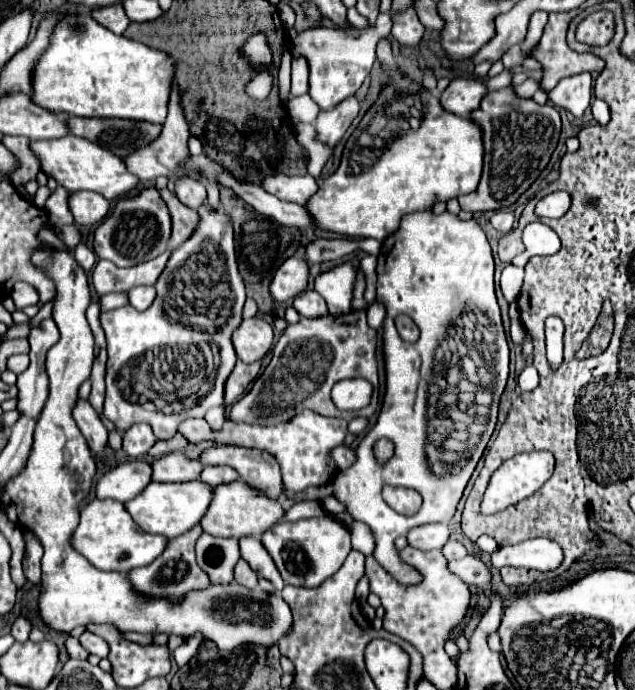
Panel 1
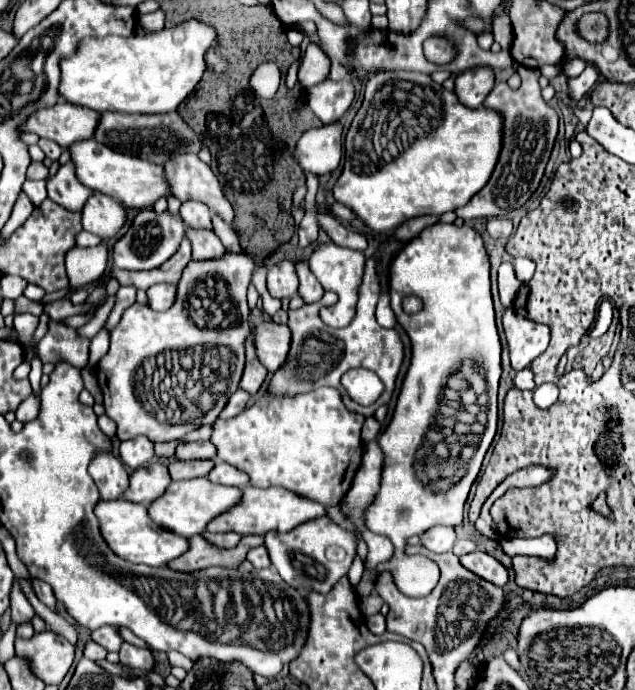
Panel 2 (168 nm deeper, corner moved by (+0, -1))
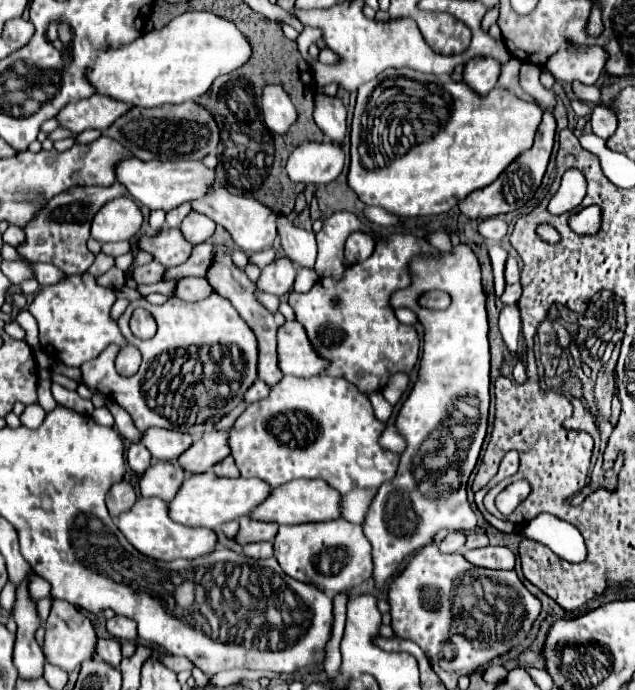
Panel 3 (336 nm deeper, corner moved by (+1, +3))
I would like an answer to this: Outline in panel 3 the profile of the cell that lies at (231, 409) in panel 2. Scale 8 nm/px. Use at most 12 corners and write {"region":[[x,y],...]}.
{"region":[[256,380],[246,390],[244,402],[252,404],[268,396],[268,384]]}

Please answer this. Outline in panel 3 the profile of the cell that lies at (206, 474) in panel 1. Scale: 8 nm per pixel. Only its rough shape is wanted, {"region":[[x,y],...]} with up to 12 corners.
{"region":[[232,456],[218,462],[212,470],[216,476],[238,478]]}

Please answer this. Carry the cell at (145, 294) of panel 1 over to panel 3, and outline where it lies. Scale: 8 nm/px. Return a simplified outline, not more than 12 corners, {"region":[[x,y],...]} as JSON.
{"region":[[178,278],[174,296],[196,302],[212,294],[206,278]]}

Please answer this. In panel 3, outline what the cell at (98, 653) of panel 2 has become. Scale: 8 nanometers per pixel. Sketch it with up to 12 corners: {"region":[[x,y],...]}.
{"region":[[116,638],[98,640],[96,654],[118,668],[122,660]]}

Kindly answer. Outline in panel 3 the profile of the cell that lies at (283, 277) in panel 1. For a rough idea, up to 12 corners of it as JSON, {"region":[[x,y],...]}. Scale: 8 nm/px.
{"region":[[276,258],[262,270],[256,286],[284,296],[292,290],[296,266]]}

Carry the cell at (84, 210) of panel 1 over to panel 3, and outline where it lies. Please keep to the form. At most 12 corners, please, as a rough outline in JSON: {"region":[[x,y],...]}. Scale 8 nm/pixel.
{"region":[[130,196],[102,206],[92,220],[98,242],[130,240],[142,212]]}

